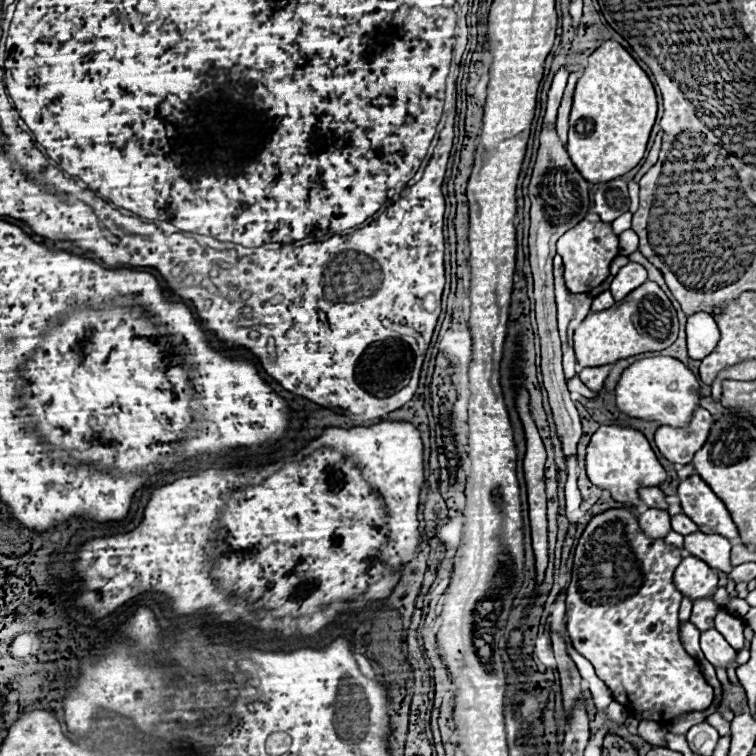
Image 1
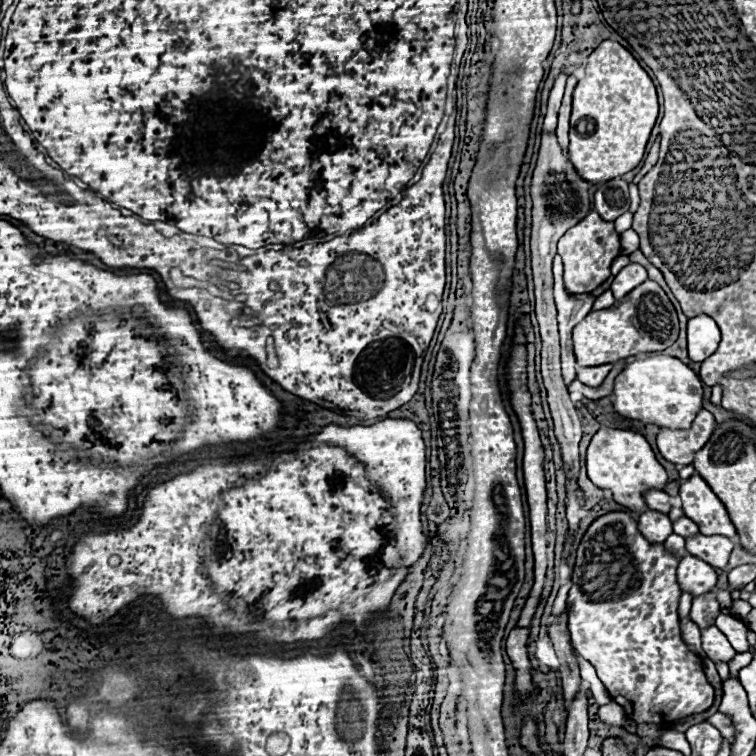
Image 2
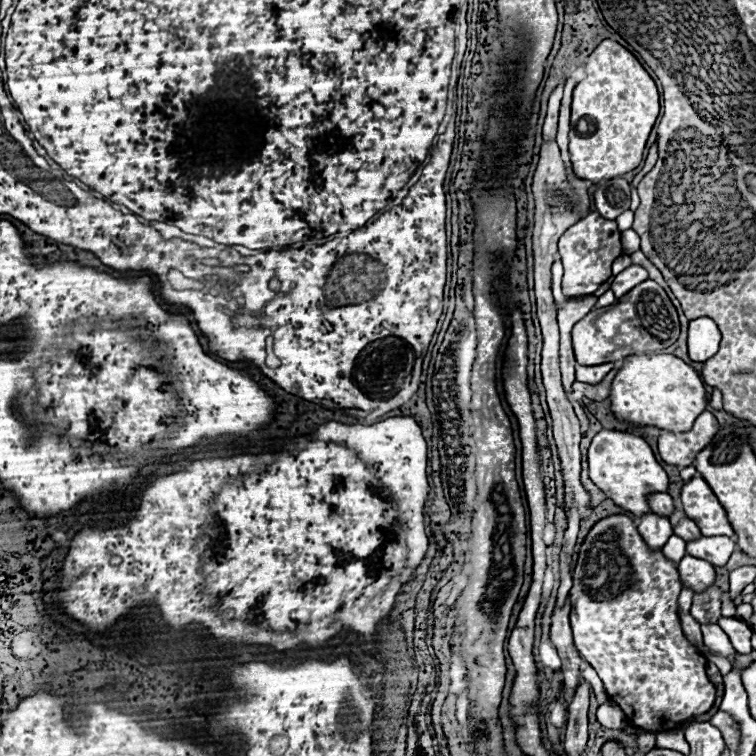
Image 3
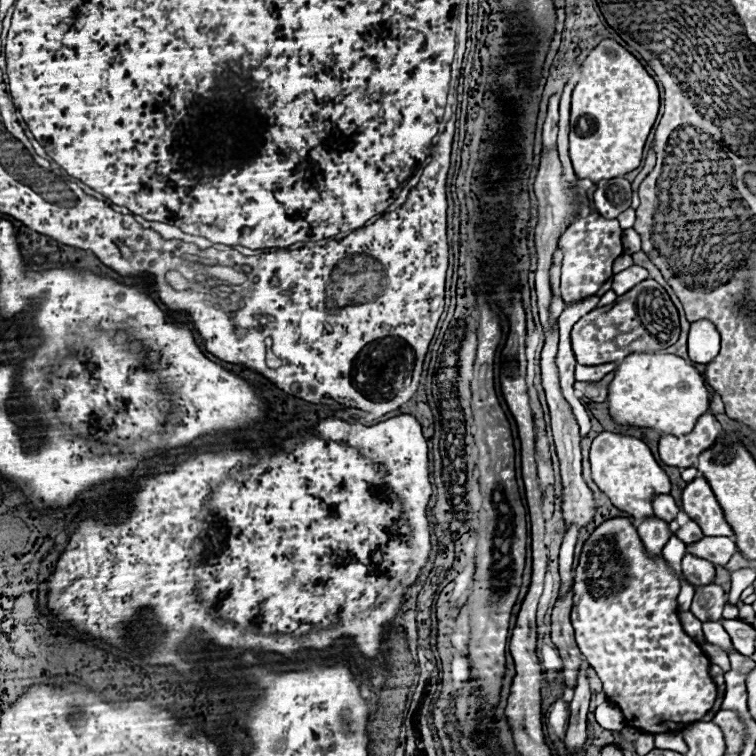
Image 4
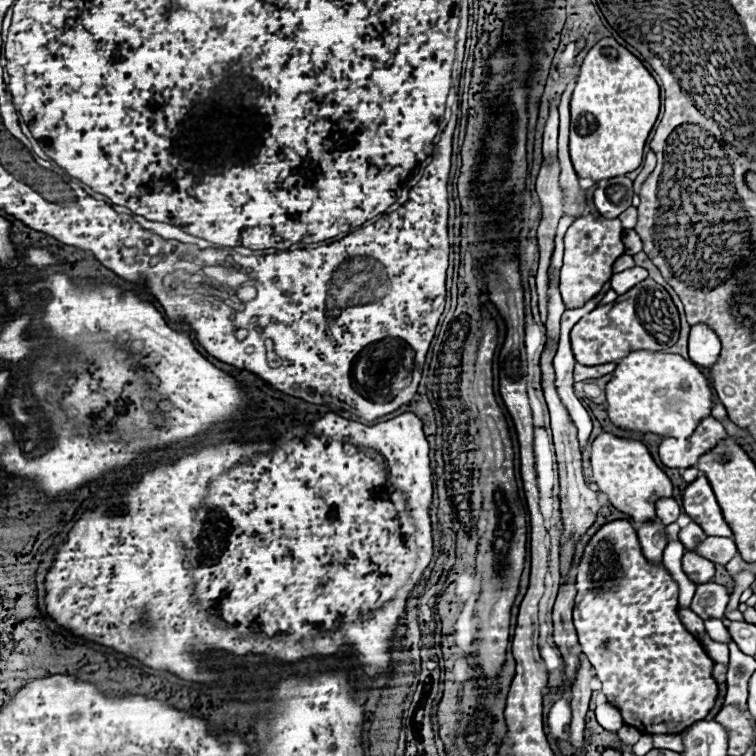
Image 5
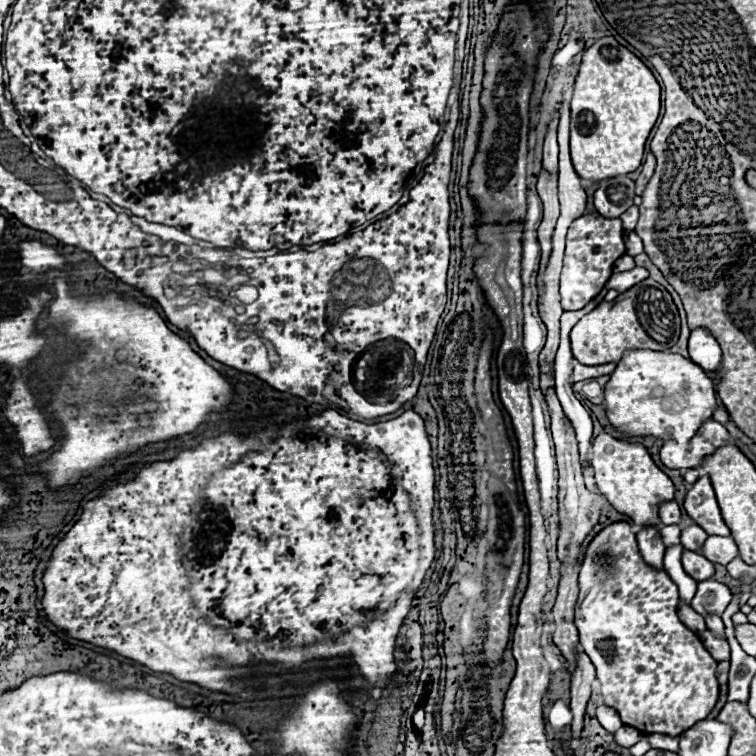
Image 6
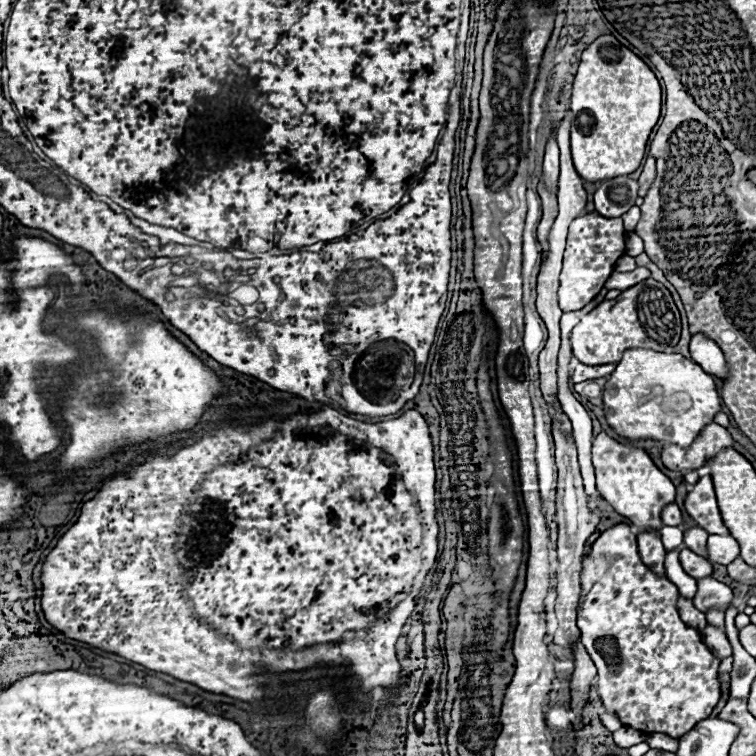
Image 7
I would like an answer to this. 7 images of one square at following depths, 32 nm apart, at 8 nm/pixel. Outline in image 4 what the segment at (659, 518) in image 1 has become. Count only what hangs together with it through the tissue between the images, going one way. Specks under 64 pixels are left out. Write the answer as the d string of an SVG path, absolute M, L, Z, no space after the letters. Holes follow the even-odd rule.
M648 516L640 522L638 526L638 534L646 546L646 550L656 556L662 552L664 544L668 542L668 538L672 536L670 528L668 528L668 522L666 520L658 520L656 516Z

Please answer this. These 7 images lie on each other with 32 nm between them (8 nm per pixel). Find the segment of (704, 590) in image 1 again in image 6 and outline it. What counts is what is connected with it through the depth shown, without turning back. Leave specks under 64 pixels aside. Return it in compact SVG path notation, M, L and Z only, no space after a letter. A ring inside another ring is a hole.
M684 550L682 566L684 566L684 572L690 578L694 578L696 582L708 580L708 578L714 576L714 564L710 560L706 560L704 556L700 556L696 552L690 552L690 550Z

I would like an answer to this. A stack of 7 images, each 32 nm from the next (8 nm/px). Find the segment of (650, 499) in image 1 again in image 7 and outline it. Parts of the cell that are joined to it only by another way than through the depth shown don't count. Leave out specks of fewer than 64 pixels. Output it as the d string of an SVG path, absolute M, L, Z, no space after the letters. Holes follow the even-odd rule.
M676 502L666 504L666 508L662 508L662 524L664 526L680 526L682 524L682 512L676 506Z

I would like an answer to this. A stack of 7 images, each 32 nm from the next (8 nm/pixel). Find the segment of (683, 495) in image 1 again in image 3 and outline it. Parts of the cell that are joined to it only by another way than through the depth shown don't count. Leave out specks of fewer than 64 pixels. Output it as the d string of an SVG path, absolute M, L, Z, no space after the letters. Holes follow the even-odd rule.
M700 474L682 486L680 496L686 516L698 524L704 536L734 536L734 528L726 518L726 510Z

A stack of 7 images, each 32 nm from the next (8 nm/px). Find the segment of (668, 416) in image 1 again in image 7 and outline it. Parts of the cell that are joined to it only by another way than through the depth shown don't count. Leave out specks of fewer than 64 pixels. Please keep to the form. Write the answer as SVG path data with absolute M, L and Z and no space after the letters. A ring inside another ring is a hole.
M632 348L624 352L624 358L616 364L616 370L610 374L604 386L604 414L616 434L630 440L662 440L674 442L680 446L690 446L692 440L700 434L704 424L710 424L714 414L720 410L720 394L716 390L716 380L706 374L696 362L684 358L682 354L654 352L646 348Z

